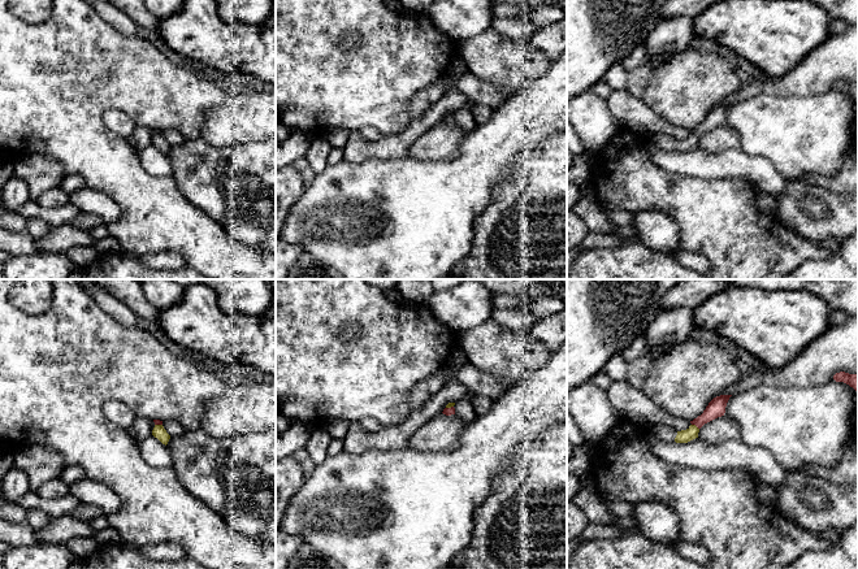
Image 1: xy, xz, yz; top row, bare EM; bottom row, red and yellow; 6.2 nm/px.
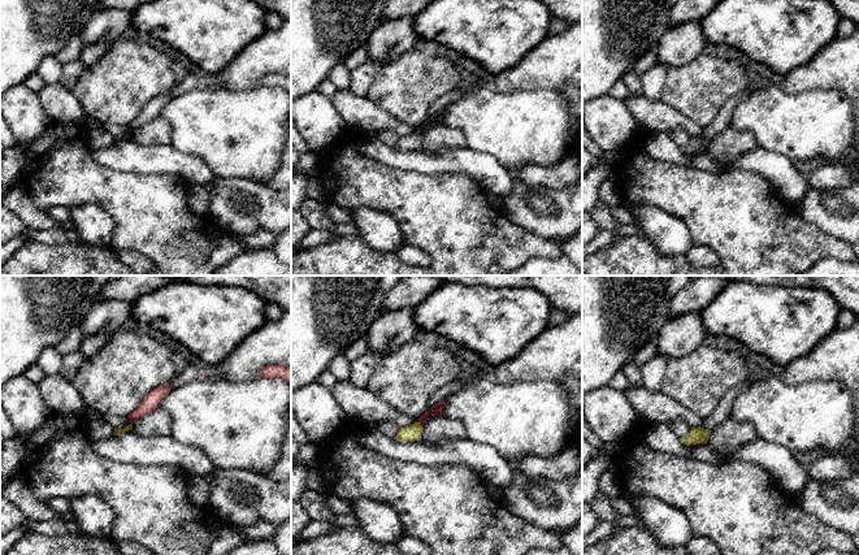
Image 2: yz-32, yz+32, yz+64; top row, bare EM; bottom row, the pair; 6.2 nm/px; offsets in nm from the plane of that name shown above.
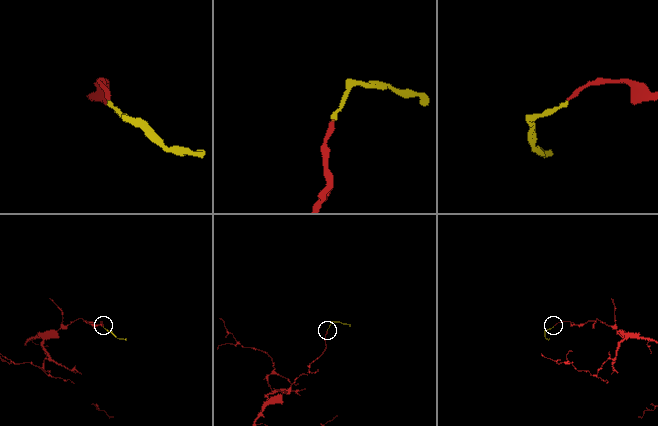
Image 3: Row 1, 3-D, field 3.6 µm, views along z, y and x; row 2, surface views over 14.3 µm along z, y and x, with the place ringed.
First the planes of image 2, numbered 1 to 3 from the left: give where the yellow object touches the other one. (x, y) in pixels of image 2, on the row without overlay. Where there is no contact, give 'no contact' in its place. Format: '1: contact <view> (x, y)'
1: no contact
2: no contact
3: no contact

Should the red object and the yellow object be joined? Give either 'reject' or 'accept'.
accept

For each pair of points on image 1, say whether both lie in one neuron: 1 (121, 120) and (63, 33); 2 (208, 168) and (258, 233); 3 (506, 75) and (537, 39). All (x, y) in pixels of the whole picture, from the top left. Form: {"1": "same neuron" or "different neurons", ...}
{"1": "different neurons", "2": "same neuron", "3": "different neurons"}

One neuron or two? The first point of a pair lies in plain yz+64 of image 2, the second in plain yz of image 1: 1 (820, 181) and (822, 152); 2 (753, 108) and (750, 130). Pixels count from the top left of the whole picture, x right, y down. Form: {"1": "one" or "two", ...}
{"1": "two", "2": "one"}

